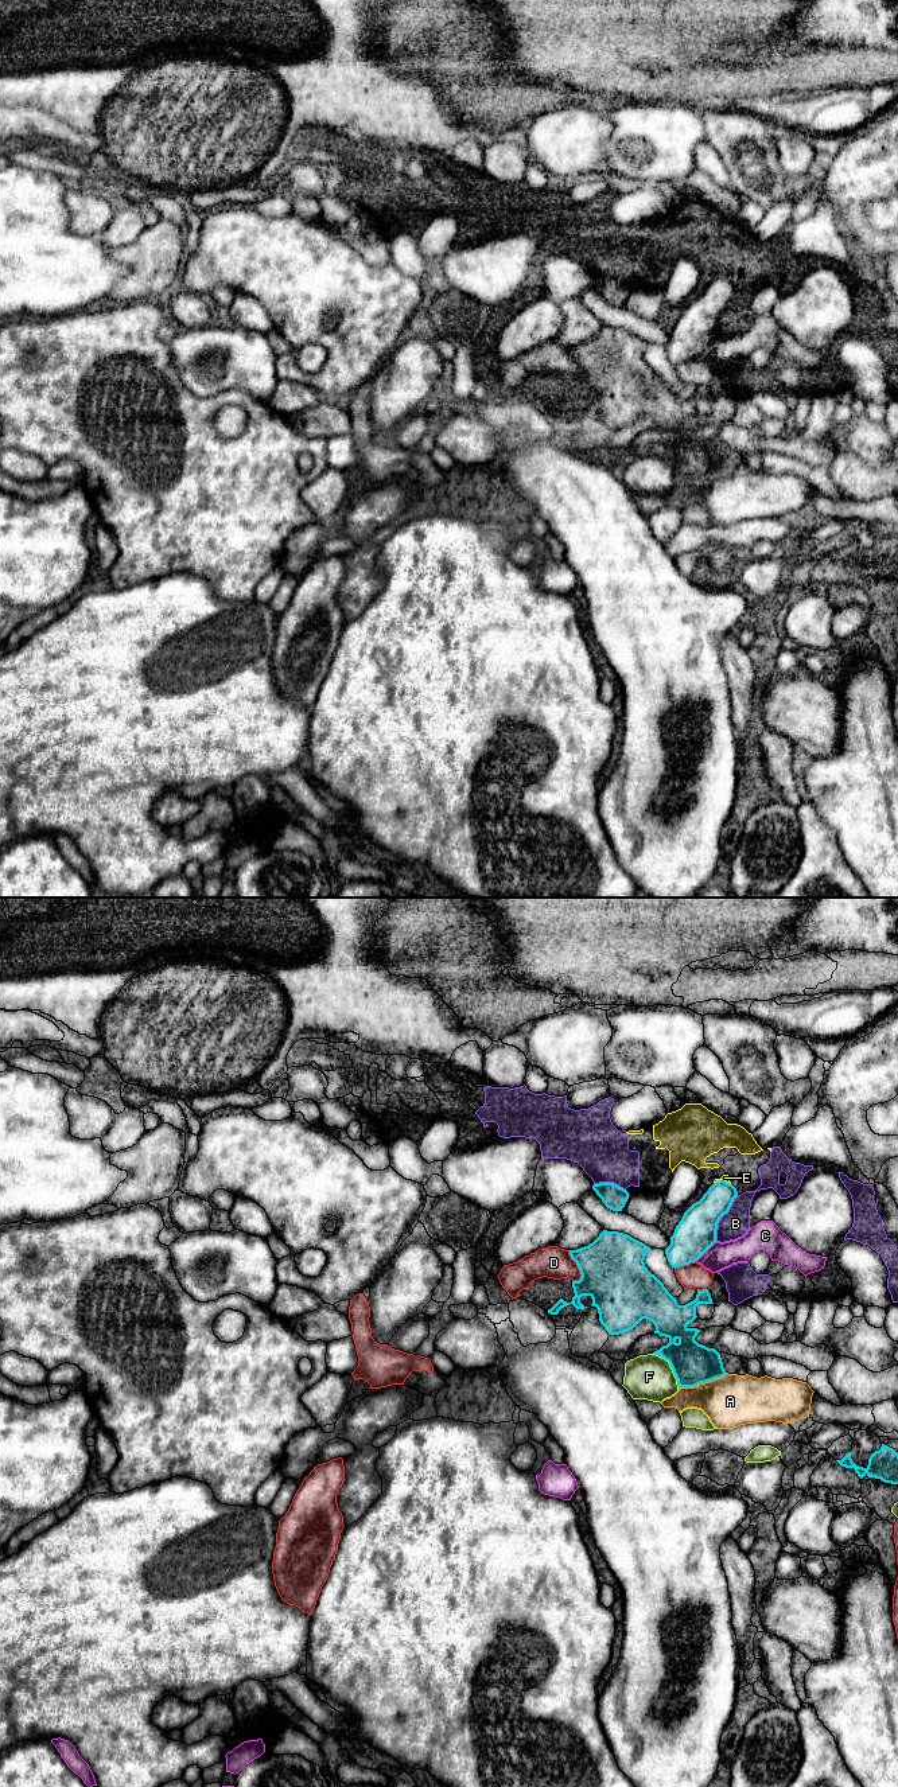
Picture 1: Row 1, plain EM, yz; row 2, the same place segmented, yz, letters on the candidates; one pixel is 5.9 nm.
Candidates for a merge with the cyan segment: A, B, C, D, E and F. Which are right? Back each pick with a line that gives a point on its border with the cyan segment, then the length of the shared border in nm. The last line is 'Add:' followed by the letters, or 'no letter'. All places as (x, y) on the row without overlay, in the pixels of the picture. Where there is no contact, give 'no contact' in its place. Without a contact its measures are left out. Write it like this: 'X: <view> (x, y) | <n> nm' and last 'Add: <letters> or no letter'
Add: no letter

